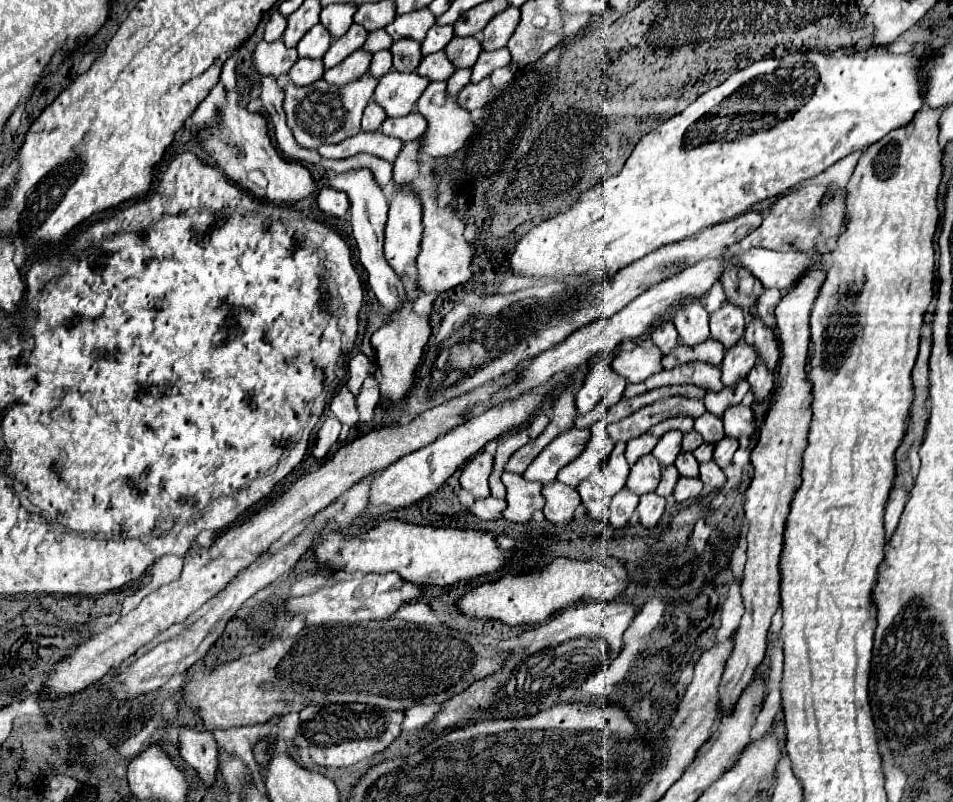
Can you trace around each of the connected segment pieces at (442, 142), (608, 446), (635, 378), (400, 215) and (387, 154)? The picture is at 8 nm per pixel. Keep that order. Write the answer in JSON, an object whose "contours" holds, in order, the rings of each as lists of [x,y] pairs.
{"contours":[[[[434,81],[426,87],[422,97],[416,103],[418,113],[428,121],[428,129],[420,137],[420,153],[430,157],[446,157],[458,151],[466,139],[470,137],[474,125],[470,121],[470,113],[456,105],[456,99],[446,95],[446,81]]],[[[600,421],[592,427],[592,437],[590,443],[586,445],[586,451],[582,451],[582,455],[578,459],[574,459],[572,463],[568,463],[568,467],[564,467],[558,473],[558,481],[568,485],[568,487],[578,487],[580,481],[588,479],[592,473],[596,473],[600,469],[600,465],[606,461],[606,457],[612,453],[614,443],[610,441],[608,433],[606,433],[606,423]]],[[[636,347],[632,351],[622,351],[616,355],[612,369],[630,383],[642,383],[664,369],[662,351],[658,351],[658,347],[652,349]]],[[[406,189],[396,191],[388,211],[384,257],[398,277],[416,261],[420,253],[422,235],[422,207],[420,201]]],[[[360,131],[358,135],[342,141],[342,143],[322,145],[316,151],[326,159],[348,159],[348,157],[354,157],[360,153],[368,153],[368,155],[376,155],[376,157],[392,163],[396,159],[396,155],[400,153],[400,149],[402,149],[400,139],[384,137],[380,131],[374,131],[374,133]]]]}

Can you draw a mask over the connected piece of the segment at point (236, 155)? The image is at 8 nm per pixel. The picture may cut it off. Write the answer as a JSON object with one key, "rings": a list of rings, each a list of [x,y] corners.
{"rings":[[[238,79],[236,91],[230,91],[226,95],[226,107],[220,111],[220,125],[212,127],[212,129],[204,129],[200,131],[204,149],[216,159],[218,167],[234,181],[244,181],[246,173],[252,169],[260,169],[264,171],[267,186],[263,185],[264,199],[276,205],[290,205],[296,203],[304,197],[310,197],[316,189],[316,181],[310,175],[310,171],[306,167],[302,167],[300,163],[288,161],[284,159],[270,143],[268,137],[268,129],[266,129],[266,119],[260,113],[248,113],[246,111],[246,103],[248,103],[248,93],[250,93],[250,85],[246,79]]]}

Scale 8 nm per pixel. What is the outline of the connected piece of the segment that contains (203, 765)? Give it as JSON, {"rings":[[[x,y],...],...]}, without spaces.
{"rings":[[[178,725],[178,739],[182,759],[200,773],[200,779],[206,785],[212,785],[218,767],[218,745],[214,741],[212,731]]]}

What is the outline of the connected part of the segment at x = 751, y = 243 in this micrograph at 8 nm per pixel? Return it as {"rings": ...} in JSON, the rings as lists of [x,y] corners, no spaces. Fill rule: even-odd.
{"rings":[[[802,185],[798,191],[778,197],[778,201],[764,215],[760,227],[756,227],[750,235],[746,235],[740,241],[740,247],[742,249],[766,247],[774,251],[808,251],[808,249],[818,249],[822,253],[830,251],[832,239],[836,239],[844,231],[846,191],[834,185],[834,197],[828,201],[824,209],[820,209],[820,199],[824,193],[826,193],[826,185]],[[804,241],[812,241],[812,243],[804,243]]]}

